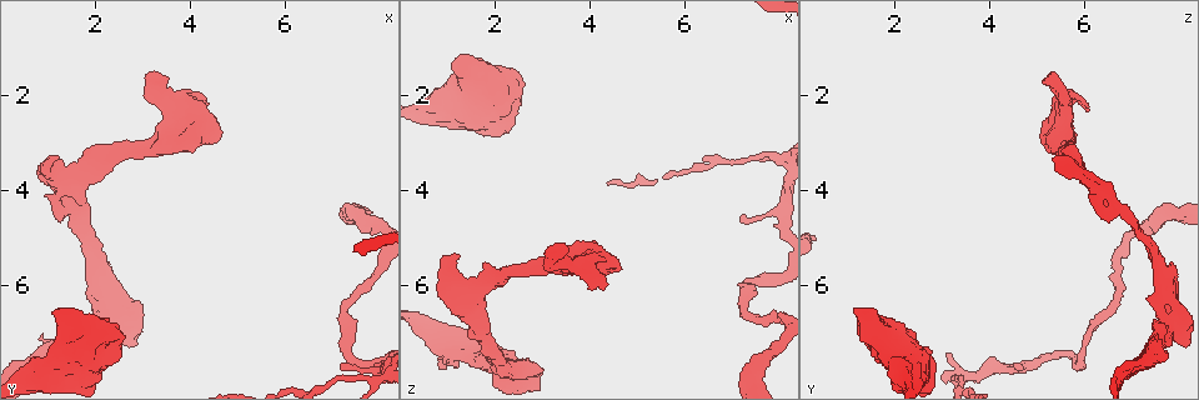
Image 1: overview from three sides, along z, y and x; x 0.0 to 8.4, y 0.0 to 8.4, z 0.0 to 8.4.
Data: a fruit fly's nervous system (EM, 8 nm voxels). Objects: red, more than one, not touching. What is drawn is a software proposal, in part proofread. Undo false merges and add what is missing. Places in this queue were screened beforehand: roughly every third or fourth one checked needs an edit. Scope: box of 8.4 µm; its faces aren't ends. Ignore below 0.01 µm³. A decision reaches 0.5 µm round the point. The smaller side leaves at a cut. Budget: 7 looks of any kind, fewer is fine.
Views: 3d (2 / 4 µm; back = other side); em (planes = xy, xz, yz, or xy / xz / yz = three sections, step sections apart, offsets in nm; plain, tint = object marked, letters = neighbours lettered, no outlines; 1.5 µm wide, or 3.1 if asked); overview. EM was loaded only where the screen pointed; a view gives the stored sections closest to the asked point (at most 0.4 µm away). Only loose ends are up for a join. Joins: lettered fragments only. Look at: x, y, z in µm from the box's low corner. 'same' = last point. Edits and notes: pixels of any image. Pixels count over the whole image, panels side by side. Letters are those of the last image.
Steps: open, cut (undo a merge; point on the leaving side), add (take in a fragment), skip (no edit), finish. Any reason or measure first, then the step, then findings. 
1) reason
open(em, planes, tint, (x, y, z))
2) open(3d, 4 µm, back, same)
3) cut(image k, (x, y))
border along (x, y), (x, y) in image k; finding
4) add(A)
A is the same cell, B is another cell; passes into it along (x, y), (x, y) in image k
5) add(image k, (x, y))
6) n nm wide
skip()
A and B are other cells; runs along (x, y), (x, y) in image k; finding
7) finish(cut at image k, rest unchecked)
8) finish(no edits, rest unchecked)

abrupt turn
open(3d, 4 µm, (7.30, 7.40, 5.95))

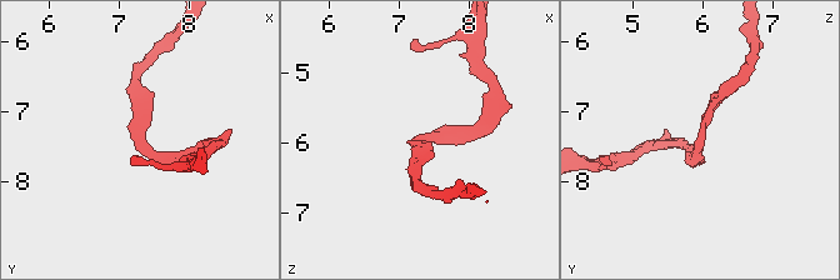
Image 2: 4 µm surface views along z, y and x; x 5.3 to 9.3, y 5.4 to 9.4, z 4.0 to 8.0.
open(em, xy, step 8, tint, (7.30, 7.40, 6.00))

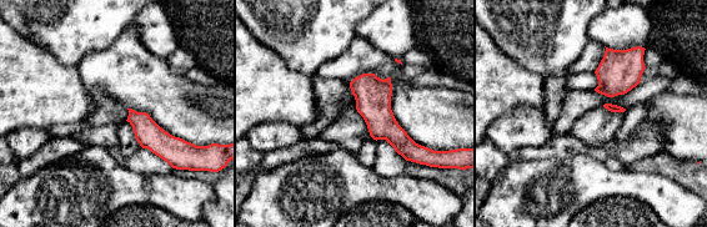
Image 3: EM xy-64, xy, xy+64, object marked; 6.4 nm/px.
another direction
open(em, planes, letters, same)

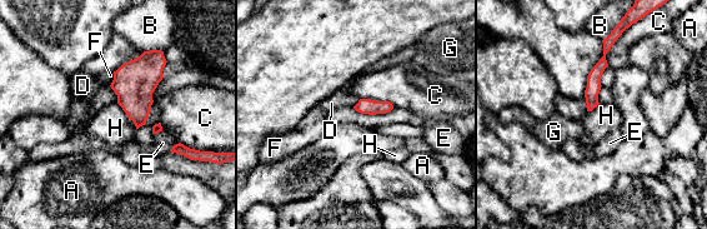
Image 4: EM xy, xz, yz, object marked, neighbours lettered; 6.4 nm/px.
90 nm wide
skip()
A, B, C, D, E, F, G and H are other cells; border along (116, 103), (136, 128) in image 4; all the same neuron

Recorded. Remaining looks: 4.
calibre changes
open(em, xz, step 8, tint, (0.70, 7.60, 7.10))

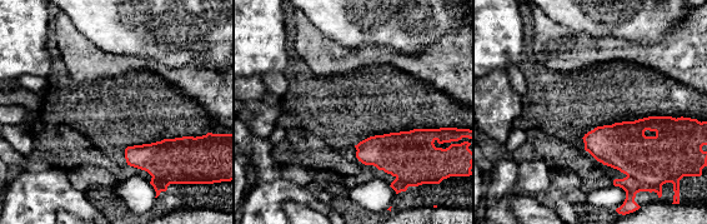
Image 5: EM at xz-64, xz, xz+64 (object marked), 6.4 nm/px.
open(em, planes, letters, same)

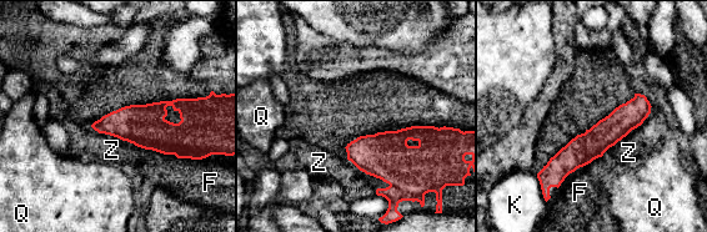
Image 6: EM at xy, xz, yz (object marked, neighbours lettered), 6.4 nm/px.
190 nm wide; Z touches over 440 nm
skip()
F, K, Q and Z are other cells; one neuron here

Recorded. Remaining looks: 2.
thick end
open(em, planes, letters, (2.55, 7.05, 1.65))

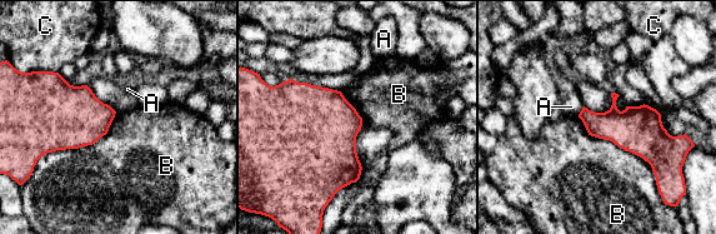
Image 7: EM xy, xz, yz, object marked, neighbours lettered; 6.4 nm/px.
B touches over 700 nm
skip()
A, B and C are other cells; border along (577, 116), (641, 157), (657, 189) in image 7; none of them fits

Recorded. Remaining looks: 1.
finish(no edits, rest unchecked)

